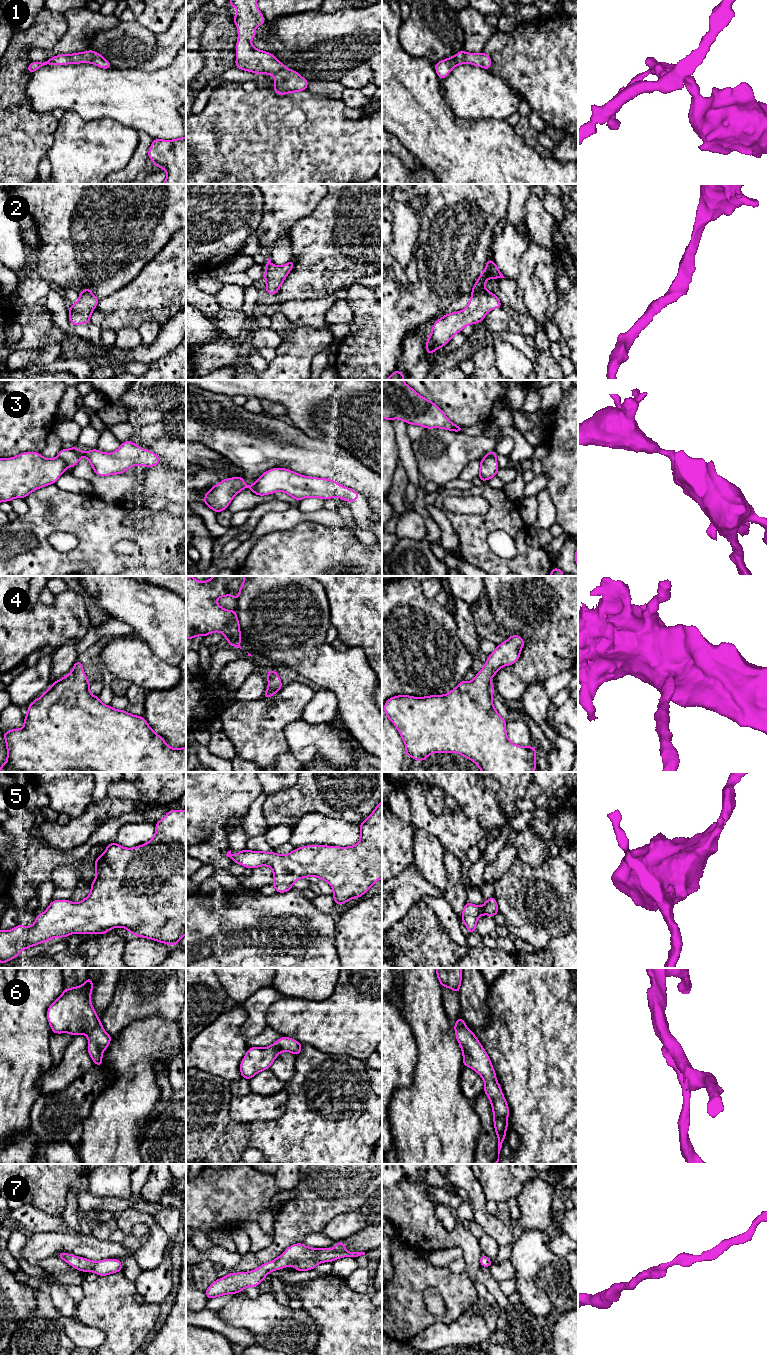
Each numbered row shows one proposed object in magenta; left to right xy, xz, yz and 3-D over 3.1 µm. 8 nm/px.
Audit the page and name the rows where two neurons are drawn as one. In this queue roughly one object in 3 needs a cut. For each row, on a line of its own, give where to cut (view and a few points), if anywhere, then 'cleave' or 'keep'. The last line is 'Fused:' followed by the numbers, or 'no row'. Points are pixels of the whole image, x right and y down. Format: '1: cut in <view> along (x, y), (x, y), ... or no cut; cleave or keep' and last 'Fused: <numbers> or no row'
1: no cut; keep
2: no cut; keep
3: cut in xy along (58, 456), (67, 465); cleave
4: no cut; keep
5: no cut; keep
6: no cut; keep
7: no cut; keep
Fused: 3

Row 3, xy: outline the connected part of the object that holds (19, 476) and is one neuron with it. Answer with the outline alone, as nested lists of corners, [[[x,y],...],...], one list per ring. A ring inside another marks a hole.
[[[38,452],[0,458],[0,502],[24,499],[41,487],[55,484],[66,469],[61,458],[47,459]]]

